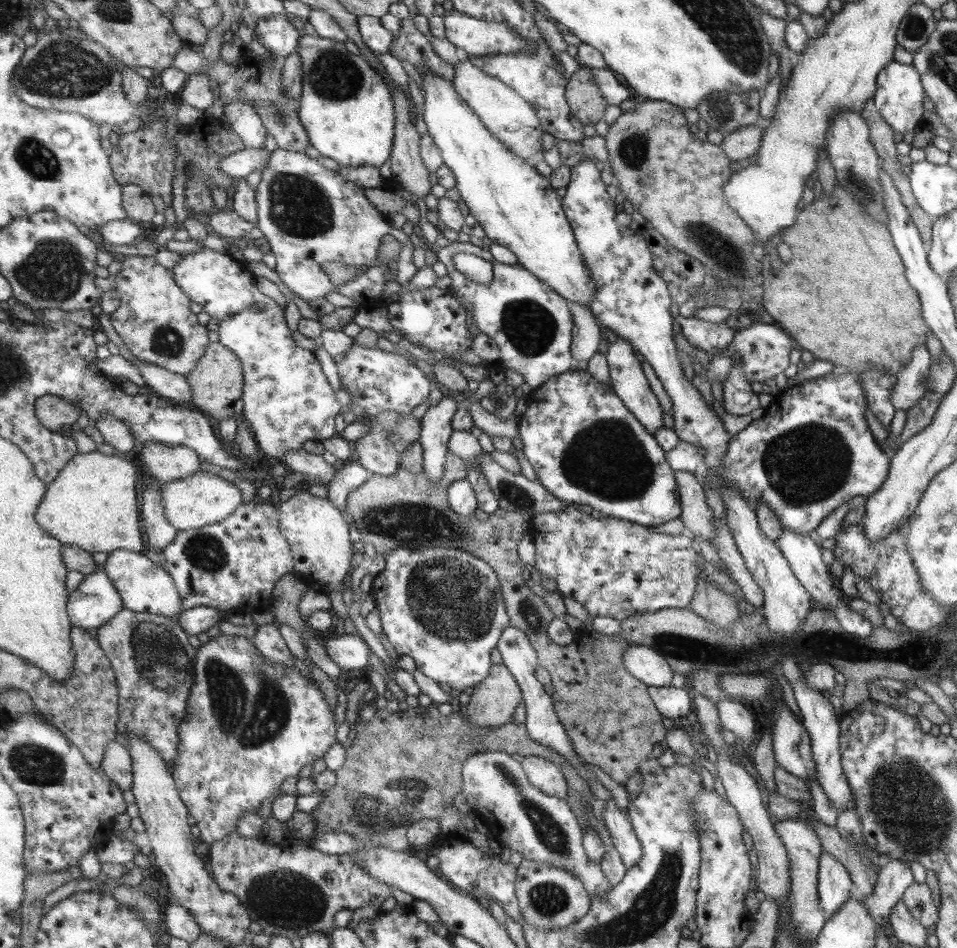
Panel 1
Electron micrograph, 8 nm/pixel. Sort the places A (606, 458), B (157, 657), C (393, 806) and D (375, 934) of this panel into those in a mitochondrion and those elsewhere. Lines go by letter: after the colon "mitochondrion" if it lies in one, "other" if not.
A: mitochondrion
B: mitochondrion
C: mitochondrion
D: other

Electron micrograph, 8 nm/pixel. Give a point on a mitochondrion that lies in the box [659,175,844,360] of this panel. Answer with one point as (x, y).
(728, 256)

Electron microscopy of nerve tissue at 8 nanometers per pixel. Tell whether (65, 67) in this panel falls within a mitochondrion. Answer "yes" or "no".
yes

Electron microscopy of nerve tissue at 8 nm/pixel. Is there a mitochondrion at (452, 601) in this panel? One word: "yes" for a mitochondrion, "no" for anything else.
yes

